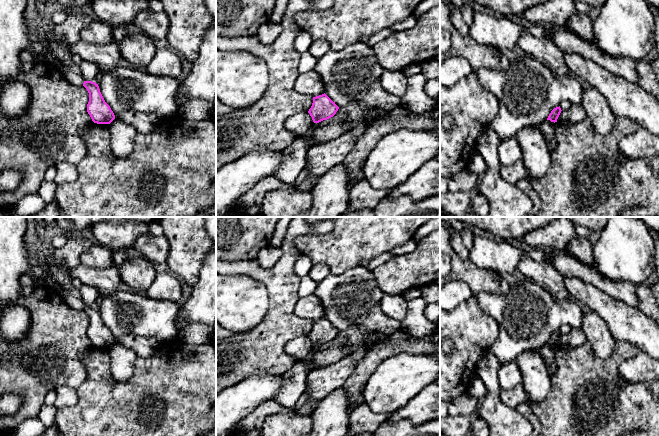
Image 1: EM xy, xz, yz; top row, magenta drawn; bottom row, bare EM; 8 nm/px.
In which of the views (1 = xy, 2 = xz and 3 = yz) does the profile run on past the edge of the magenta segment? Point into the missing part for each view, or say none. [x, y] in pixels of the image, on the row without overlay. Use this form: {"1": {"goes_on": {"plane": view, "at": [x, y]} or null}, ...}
{"1": {"goes_on": null}, "2": {"goes_on": null}, "3": {"goes_on": null}}

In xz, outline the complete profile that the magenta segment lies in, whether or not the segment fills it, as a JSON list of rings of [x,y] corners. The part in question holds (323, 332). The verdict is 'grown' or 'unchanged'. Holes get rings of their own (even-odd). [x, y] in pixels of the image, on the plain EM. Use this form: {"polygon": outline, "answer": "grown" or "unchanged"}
{"polygon": [[[325,317],[313,321],[313,327],[308,337],[314,347],[319,347],[333,341],[339,331]]], "answer": "unchanged"}

